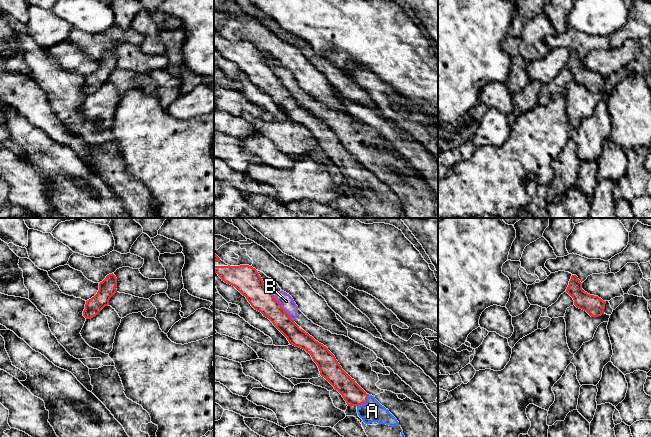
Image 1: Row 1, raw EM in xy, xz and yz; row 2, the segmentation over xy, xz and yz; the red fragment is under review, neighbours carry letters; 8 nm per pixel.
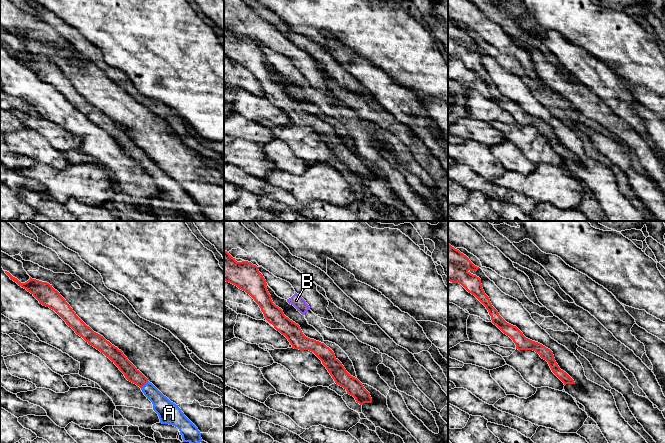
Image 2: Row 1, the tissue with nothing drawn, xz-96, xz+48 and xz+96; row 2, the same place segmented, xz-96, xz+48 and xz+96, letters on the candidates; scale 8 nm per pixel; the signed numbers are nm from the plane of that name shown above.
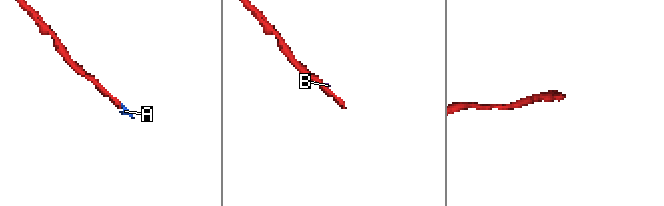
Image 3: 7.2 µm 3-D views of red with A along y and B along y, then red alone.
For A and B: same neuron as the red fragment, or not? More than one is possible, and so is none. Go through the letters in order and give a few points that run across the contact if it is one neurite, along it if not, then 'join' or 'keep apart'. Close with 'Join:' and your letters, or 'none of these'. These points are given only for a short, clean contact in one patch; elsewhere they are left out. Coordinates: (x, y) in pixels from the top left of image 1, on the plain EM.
A: line xz (353, 170), (364, 179), (372, 187); join
B: line xz (273, 71), (293, 96); keep apart
Join: A

